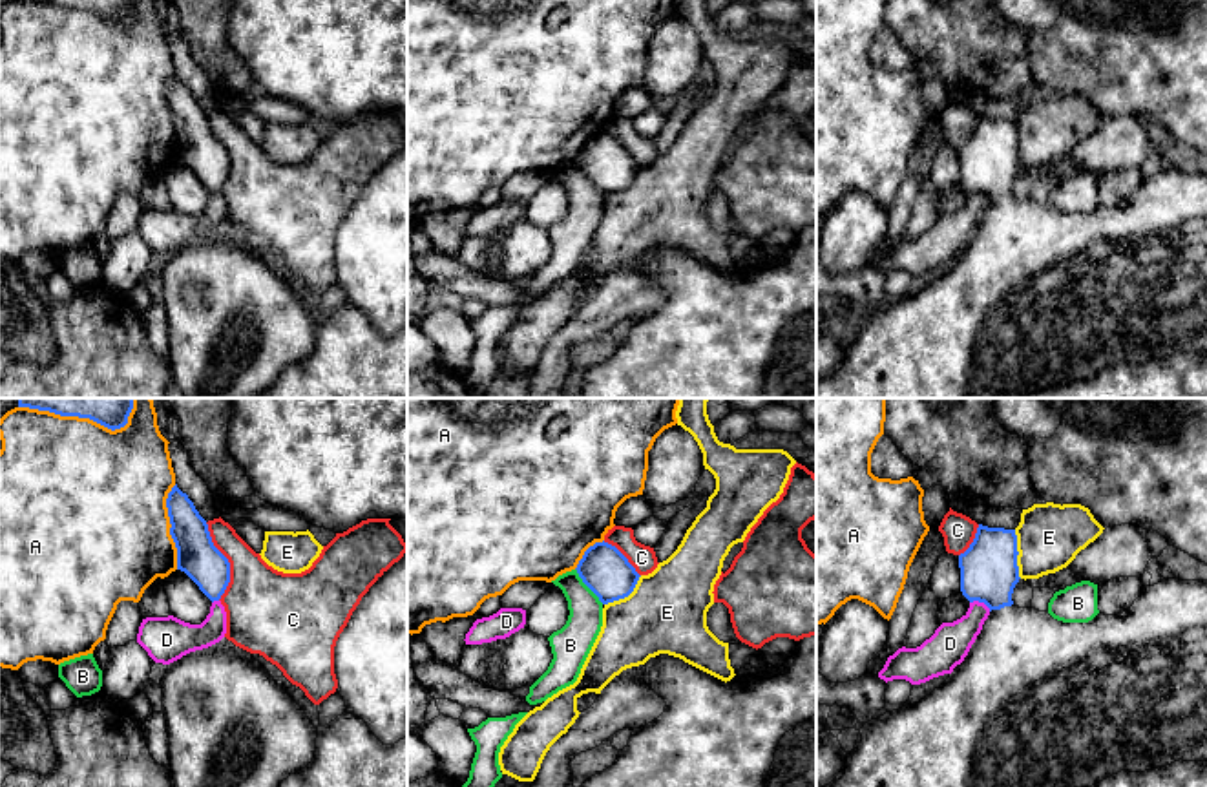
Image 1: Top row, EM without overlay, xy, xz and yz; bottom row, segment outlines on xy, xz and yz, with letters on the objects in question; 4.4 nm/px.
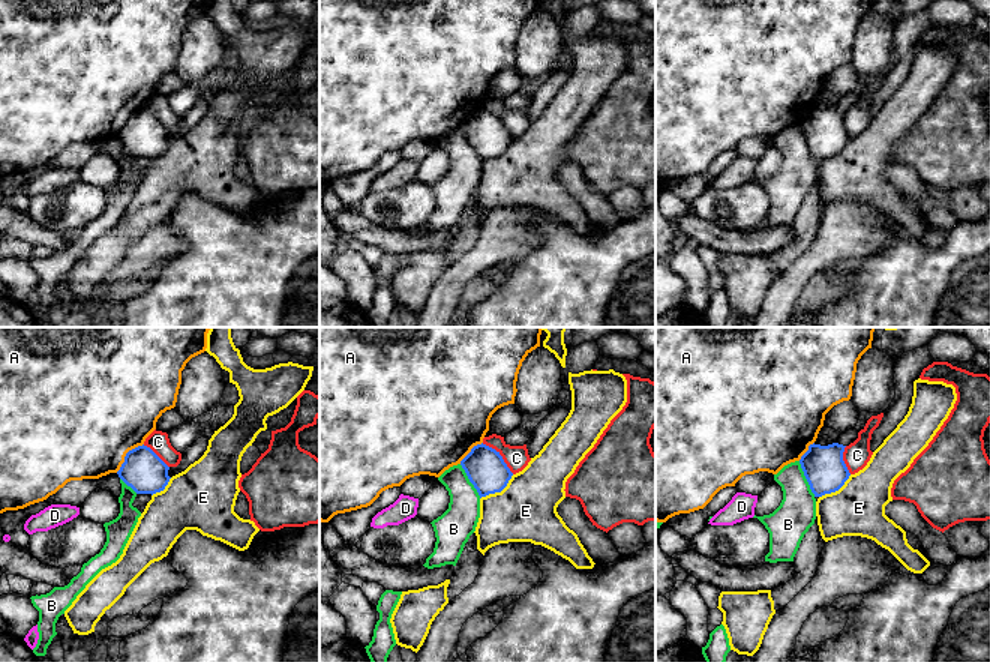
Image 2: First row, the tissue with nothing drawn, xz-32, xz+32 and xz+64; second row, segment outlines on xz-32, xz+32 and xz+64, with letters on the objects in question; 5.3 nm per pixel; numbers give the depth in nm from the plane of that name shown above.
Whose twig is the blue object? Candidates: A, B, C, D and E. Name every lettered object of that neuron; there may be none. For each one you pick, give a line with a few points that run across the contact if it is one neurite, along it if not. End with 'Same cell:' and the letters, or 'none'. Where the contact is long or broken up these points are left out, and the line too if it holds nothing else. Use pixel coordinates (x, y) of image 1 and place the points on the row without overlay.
Same cell: none

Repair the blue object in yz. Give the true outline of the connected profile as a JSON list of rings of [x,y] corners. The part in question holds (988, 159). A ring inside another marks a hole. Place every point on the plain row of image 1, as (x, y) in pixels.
[[[979,115],[973,133],[959,146],[959,159],[962,186],[990,199],[984,219],[960,257],[939,279],[918,294],[886,303],[860,320],[838,367],[816,382],[816,398],[1024,398],[1035,391],[1092,378],[1121,362],[1145,363],[1180,351],[1207,352],[1207,172],[1163,170],[1154,177],[1143,177],[1141,186],[1123,205],[1097,205],[1088,214],[1063,214],[1048,203],[1013,195],[1012,184],[1021,170],[1017,146],[1015,121]]]

